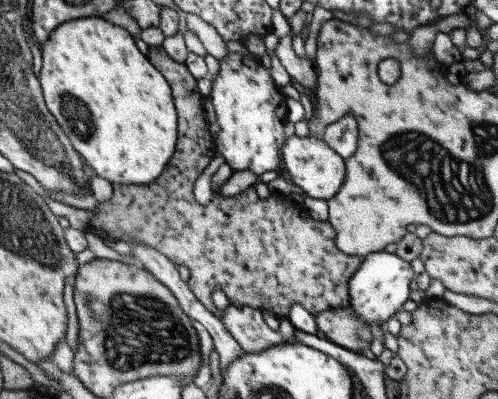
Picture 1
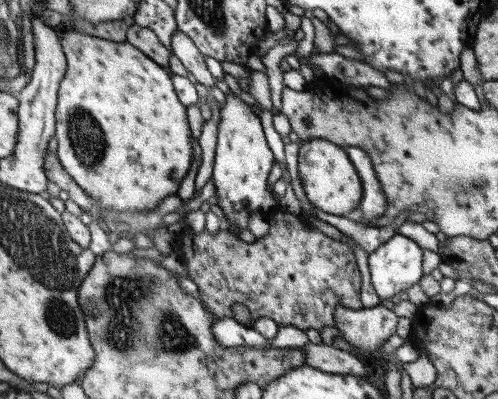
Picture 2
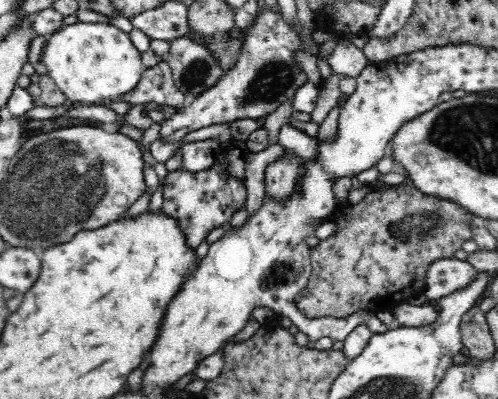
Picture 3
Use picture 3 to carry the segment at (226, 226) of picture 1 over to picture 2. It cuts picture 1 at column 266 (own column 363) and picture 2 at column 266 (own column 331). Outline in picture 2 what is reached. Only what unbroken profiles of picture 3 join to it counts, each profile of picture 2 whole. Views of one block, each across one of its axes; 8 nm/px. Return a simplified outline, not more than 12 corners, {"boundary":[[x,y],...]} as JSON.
{"boundary":[[271,210],[269,236],[179,230],[211,314],[323,330],[361,310],[351,250]]}

